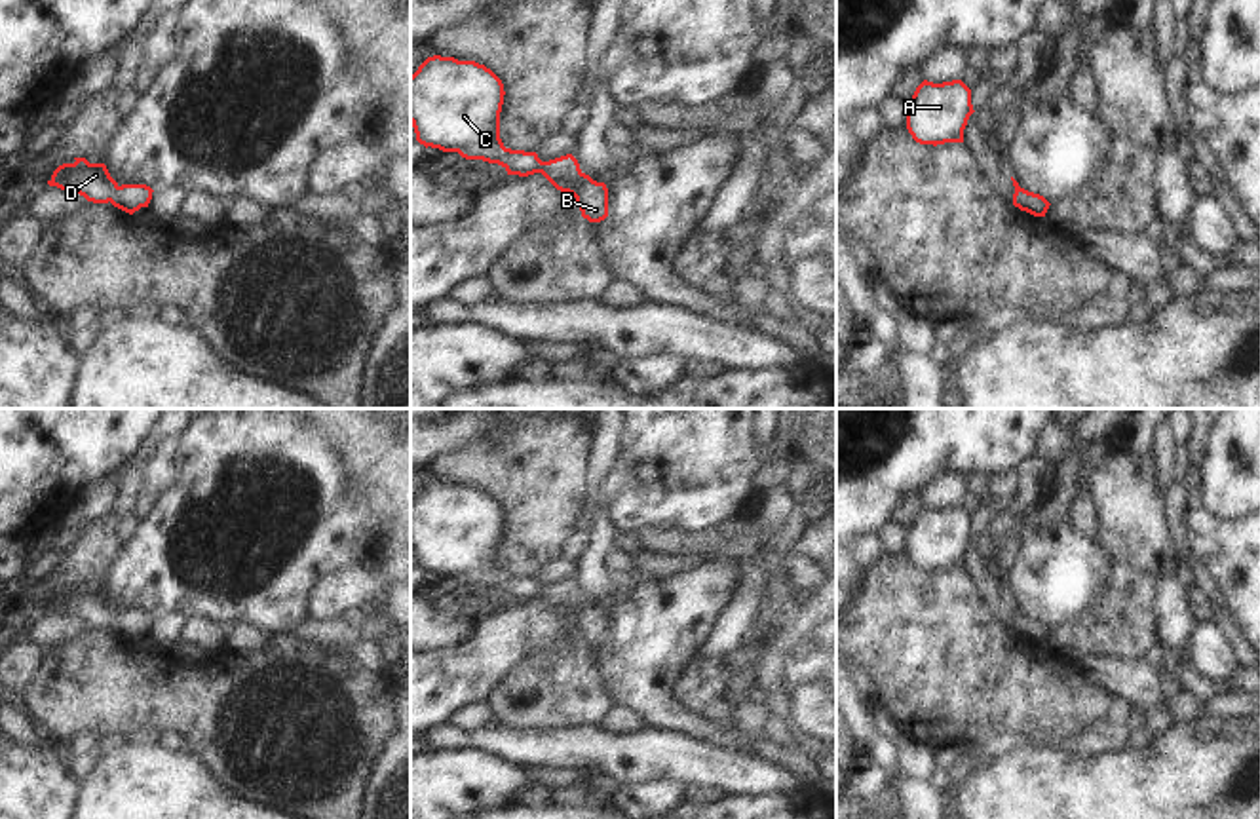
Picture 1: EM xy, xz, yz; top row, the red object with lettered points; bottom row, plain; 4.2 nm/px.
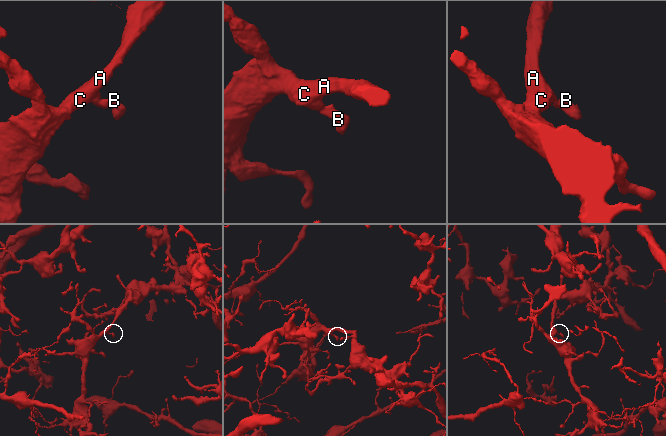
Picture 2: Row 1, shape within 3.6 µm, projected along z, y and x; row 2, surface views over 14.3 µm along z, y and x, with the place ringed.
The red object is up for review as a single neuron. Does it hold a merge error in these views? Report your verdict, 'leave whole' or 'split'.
leave whole

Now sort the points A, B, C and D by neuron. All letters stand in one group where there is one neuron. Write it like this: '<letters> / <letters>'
A B C D

